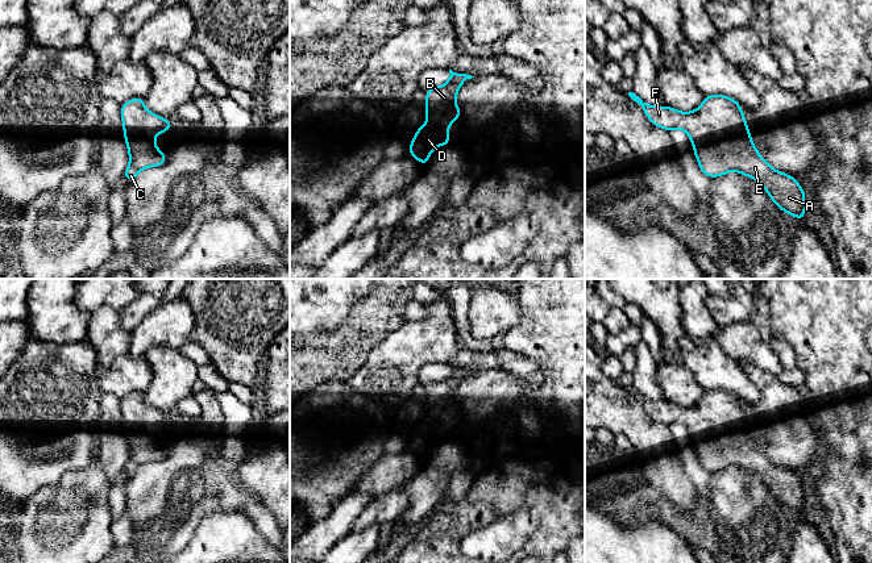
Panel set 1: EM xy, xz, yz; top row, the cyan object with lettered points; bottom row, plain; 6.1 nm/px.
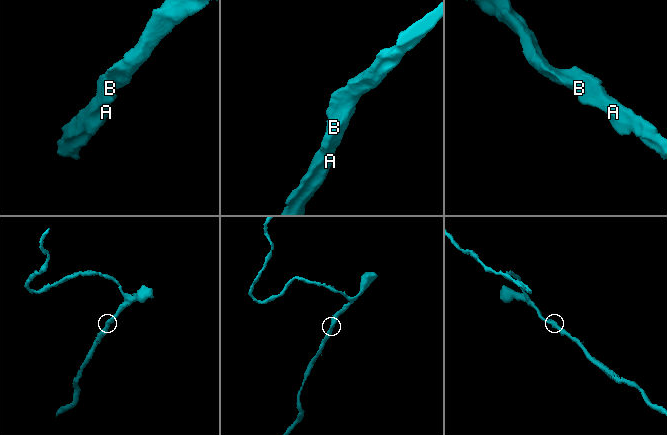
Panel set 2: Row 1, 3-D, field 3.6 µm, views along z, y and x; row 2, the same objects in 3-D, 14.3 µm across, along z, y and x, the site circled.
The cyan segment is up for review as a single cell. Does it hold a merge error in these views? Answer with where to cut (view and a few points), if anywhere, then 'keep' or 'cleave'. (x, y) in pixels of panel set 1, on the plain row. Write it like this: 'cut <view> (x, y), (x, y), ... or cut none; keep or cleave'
cut none; keep

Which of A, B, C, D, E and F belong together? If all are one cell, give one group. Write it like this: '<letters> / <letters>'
A B C D E F

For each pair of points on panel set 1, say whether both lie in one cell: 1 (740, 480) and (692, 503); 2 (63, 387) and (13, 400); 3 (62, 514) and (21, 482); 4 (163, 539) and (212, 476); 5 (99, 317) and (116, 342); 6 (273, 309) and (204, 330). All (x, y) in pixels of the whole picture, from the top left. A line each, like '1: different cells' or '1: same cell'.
1: different cells
2: same cell
3: different cells
4: same cell
5: same cell
6: same cell

